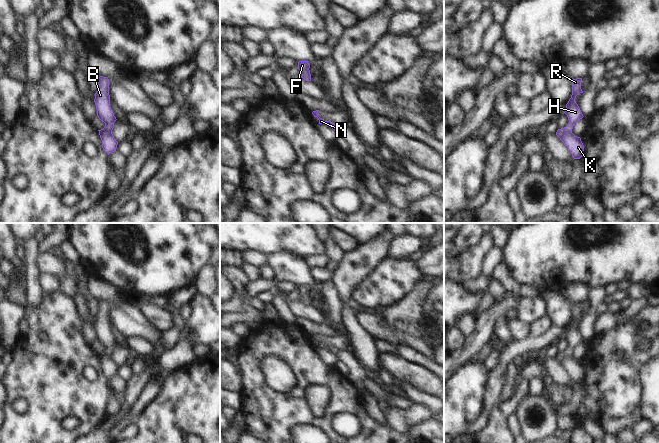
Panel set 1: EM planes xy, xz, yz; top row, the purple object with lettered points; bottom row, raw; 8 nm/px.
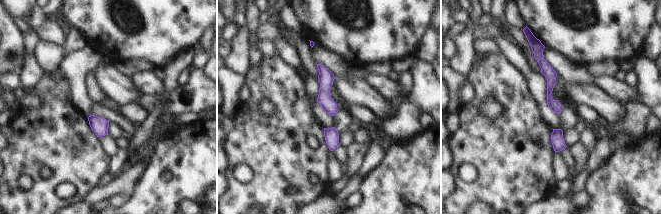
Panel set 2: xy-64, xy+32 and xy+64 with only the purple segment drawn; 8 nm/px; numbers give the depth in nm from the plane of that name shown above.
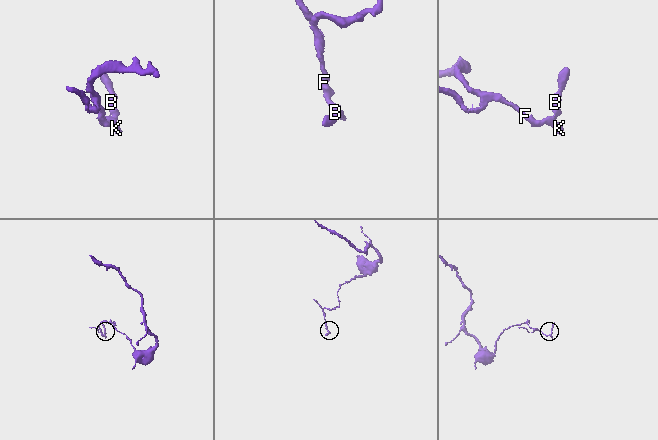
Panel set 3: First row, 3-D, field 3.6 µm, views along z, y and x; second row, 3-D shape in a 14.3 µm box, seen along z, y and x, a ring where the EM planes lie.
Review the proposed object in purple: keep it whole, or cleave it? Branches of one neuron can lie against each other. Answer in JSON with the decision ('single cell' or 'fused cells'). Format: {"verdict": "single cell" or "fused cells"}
{"verdict": "single cell"}

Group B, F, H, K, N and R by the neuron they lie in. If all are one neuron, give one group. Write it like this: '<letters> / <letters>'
B F H K N R

